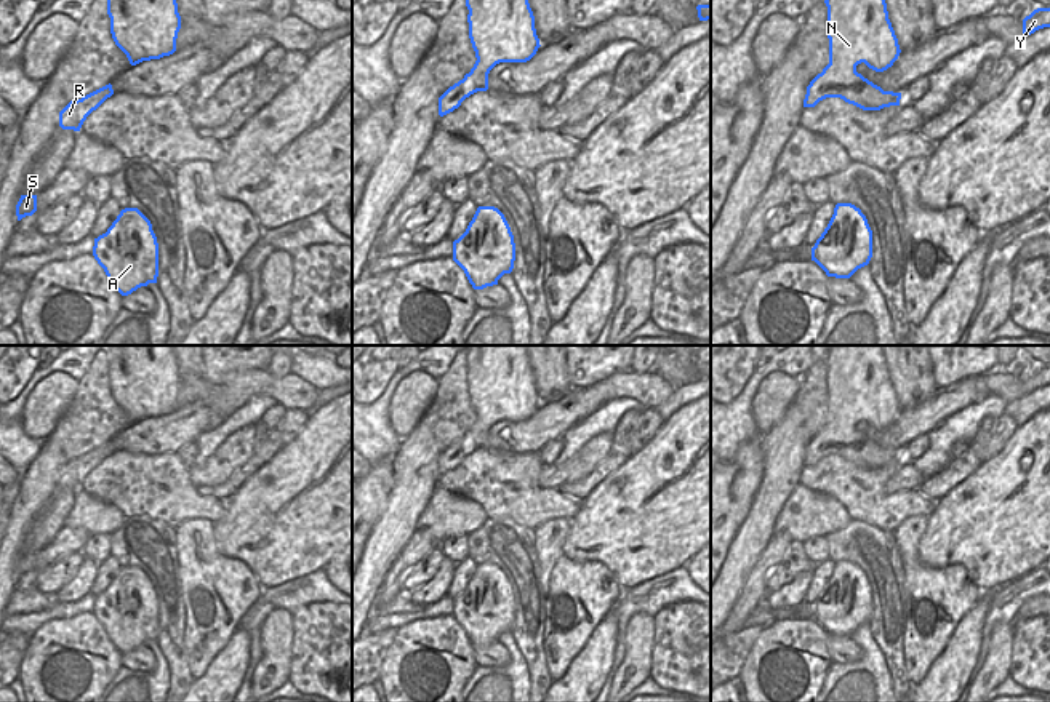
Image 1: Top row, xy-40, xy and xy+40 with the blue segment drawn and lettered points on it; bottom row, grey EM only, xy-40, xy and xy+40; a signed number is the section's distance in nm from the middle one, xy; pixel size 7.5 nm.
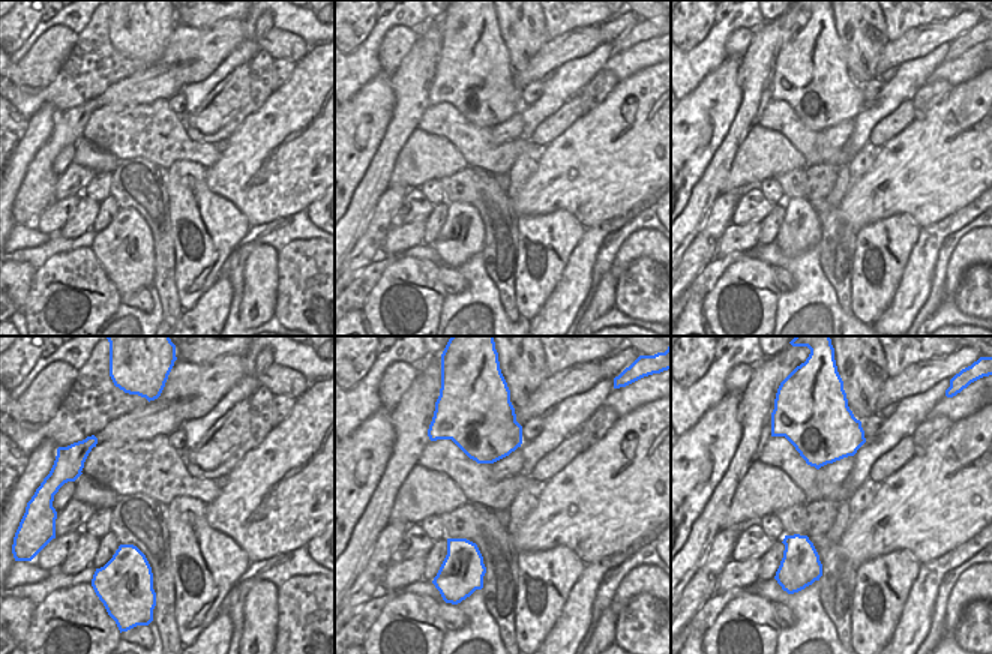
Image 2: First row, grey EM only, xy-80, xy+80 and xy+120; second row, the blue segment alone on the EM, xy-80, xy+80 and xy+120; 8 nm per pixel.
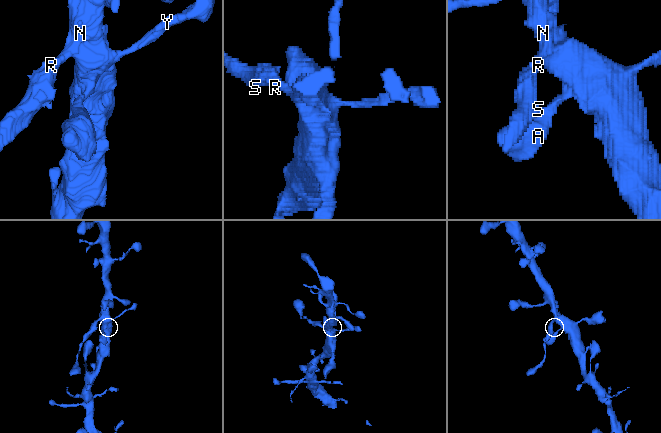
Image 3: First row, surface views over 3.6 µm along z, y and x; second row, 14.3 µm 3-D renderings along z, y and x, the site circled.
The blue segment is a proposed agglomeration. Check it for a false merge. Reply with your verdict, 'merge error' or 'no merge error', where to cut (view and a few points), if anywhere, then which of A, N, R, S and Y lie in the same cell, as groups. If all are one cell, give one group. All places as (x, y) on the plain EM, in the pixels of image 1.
merge error | xy (447, 448), (464, 456) | A N Y / R S

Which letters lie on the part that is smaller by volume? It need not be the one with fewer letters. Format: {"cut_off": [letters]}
{"cut_off": ["R", "S"]}

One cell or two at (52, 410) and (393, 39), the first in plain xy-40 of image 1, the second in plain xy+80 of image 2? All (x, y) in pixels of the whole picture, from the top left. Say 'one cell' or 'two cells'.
one cell

